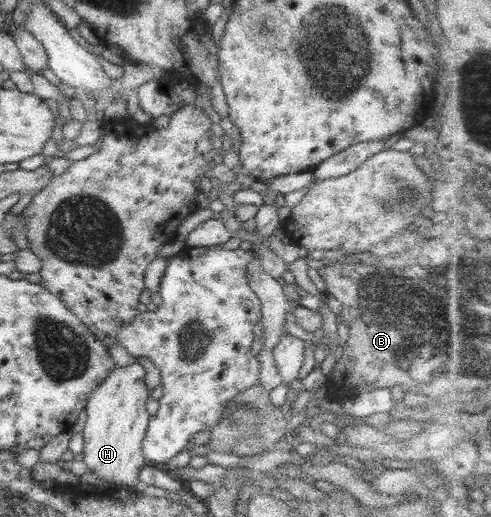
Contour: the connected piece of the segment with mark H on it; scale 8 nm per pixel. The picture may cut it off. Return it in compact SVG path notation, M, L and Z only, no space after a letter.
M136 360L123 367L114 366L100 386L92 391L83 408L86 420L83 426L83 459L96 477L106 482L105 490L110 492L123 488L134 488L138 481L138 471L148 464L141 449L141 442L149 416L144 404L148 398L144 385L144 366Z

